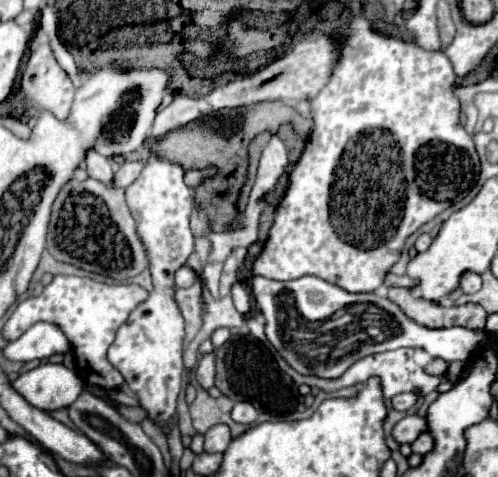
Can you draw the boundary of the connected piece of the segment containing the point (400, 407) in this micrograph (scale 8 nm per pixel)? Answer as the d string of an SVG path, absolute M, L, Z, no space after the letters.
M406 392L406 394L400 394L400 396L394 396L394 398L392 398L392 408L398 410L398 412L406 412L406 410L410 410L410 408L414 406L416 398L418 398L418 396L412 394L412 392Z

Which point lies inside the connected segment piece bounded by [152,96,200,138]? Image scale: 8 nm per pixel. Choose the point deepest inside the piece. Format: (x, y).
(182, 109)

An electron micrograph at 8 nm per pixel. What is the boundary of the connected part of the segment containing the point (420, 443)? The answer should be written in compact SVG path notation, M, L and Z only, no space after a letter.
M422 432L414 442L412 442L412 452L424 456L426 452L432 450L432 436L428 432Z

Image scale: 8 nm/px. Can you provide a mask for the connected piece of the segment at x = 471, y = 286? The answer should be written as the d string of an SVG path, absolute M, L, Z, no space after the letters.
M464 272L464 274L462 274L462 278L460 278L460 288L462 288L462 292L466 292L466 294L478 292L480 286L482 286L482 280L480 280L480 276L478 276L476 272Z

